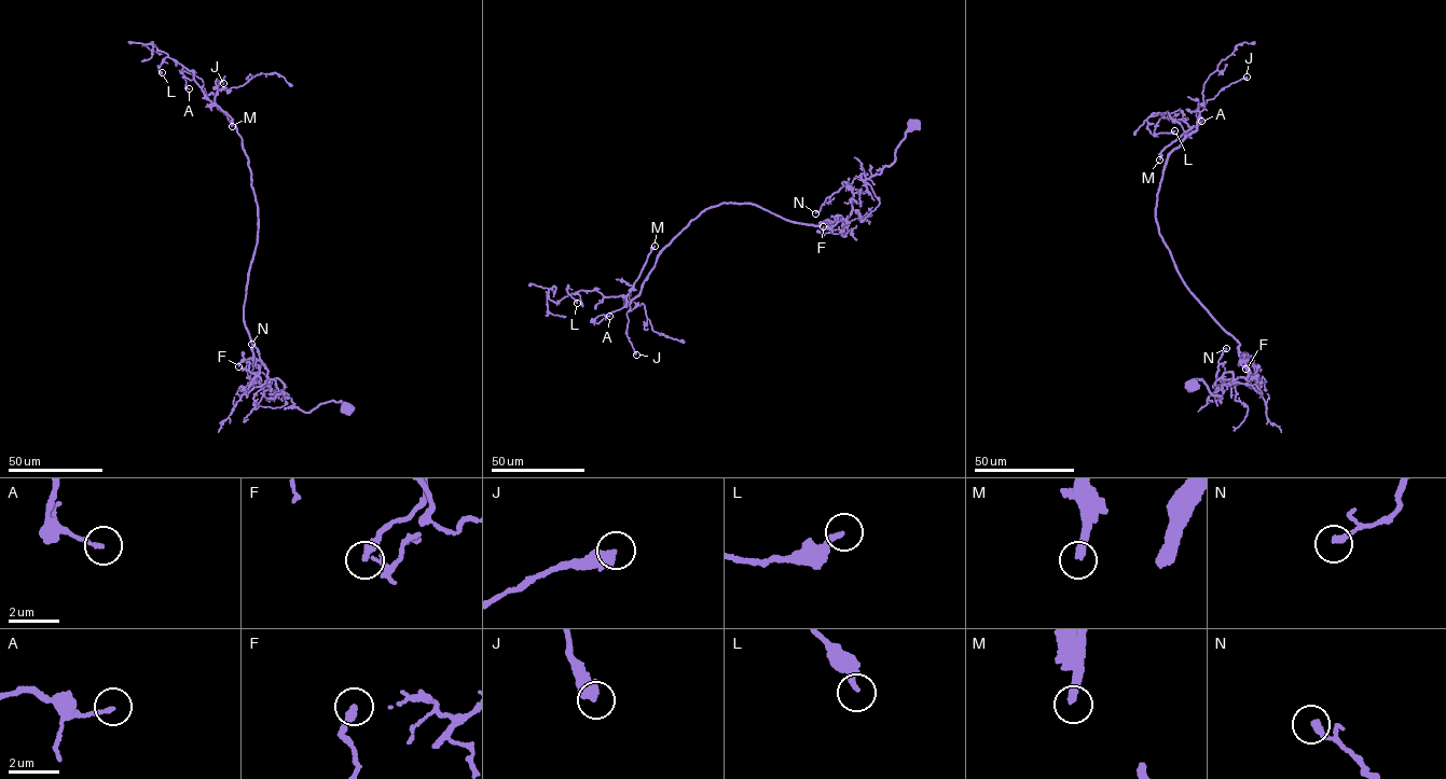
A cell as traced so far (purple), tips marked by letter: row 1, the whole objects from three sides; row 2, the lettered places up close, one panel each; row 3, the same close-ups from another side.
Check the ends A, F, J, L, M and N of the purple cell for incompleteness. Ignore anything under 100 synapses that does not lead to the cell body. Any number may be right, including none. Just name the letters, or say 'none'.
M

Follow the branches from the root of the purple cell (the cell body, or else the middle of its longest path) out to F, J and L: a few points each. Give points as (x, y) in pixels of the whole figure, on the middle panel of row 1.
F: (917, 125), (905, 133), (895, 161), (864, 181), (853, 179), (852, 210), (843, 227), (823, 234), (823, 226)
J: (917, 125), (895, 161), (853, 179), (845, 219), (814, 226), (724, 203), (689, 222), (630, 302), (636, 355)
L: (917, 125), (895, 161), (853, 179), (845, 219), (724, 203), (625, 306), (567, 284), (577, 303)

